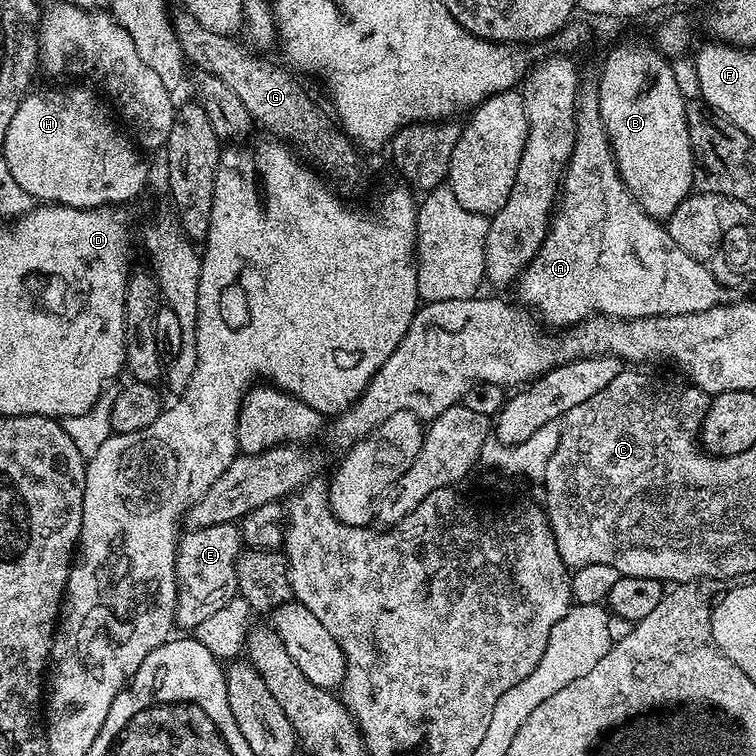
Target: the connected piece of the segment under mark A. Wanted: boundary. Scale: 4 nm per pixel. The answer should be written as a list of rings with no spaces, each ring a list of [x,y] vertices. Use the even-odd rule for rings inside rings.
[[[584,78],[581,79],[579,84],[576,106],[576,141],[574,142],[572,157],[568,159],[568,166],[564,170],[564,178],[558,193],[558,207],[555,209],[548,233],[538,250],[538,254],[525,266],[524,273],[520,275],[519,280],[514,285],[514,291],[520,295],[521,301],[519,300],[519,303],[521,305],[529,304],[529,306],[524,306],[531,309],[541,321],[544,319],[548,324],[557,324],[555,327],[560,330],[571,328],[573,324],[581,324],[584,320],[592,319],[593,316],[611,316],[614,320],[641,320],[646,316],[681,316],[682,314],[710,310],[711,308],[717,308],[719,304],[729,303],[729,289],[720,284],[718,278],[714,278],[714,274],[710,274],[710,270],[706,270],[706,266],[702,266],[694,258],[690,258],[690,254],[686,254],[686,250],[682,250],[682,246],[678,246],[678,242],[674,242],[674,238],[670,238],[667,227],[661,221],[655,220],[650,214],[646,214],[646,210],[642,210],[642,206],[638,206],[638,202],[622,182],[616,159],[612,153],[612,143],[608,140],[602,122],[600,94],[595,79],[588,80],[588,78]]]

